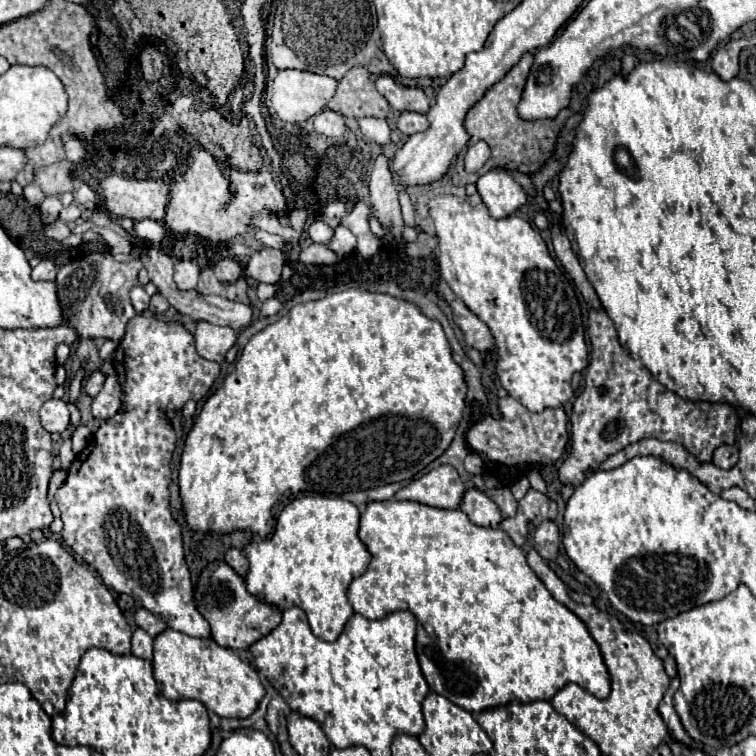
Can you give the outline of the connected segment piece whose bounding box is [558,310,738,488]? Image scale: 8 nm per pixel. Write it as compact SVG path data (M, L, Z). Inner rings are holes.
M590 310L588 336L592 344L590 364L584 374L584 392L572 404L572 446L568 458L558 468L562 484L580 486L588 472L598 470L608 456L644 436L678 442L700 462L710 462L718 446L736 442L736 410L730 404L690 402L666 390L644 366L636 366L634 358L620 346L616 328L604 310ZM602 386L606 388L604 394L600 394Z

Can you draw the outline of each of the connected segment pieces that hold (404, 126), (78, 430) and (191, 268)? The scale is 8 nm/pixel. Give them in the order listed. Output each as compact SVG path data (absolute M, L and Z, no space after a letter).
M402 112L398 118L398 130L402 134L416 134L416 132L424 132L428 128L428 120L424 114L418 112Z
M76 426L76 428L72 430L70 440L72 440L72 450L74 450L74 454L78 454L78 452L84 450L84 446L86 446L88 440L90 440L90 436L92 436L92 432L90 432L86 426Z
M178 260L174 266L174 282L180 290L192 290L198 284L198 274L200 268L196 262L186 262L186 260Z

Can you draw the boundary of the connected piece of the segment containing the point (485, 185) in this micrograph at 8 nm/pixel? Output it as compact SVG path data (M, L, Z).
M488 170L476 180L476 190L492 218L506 218L528 202L526 192L504 170Z

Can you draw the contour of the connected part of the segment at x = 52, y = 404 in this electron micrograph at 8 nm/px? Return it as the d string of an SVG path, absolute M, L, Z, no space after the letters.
M48 400L42 408L40 408L40 422L48 432L58 432L62 434L68 424L70 424L70 412L68 412L68 404L64 400Z

